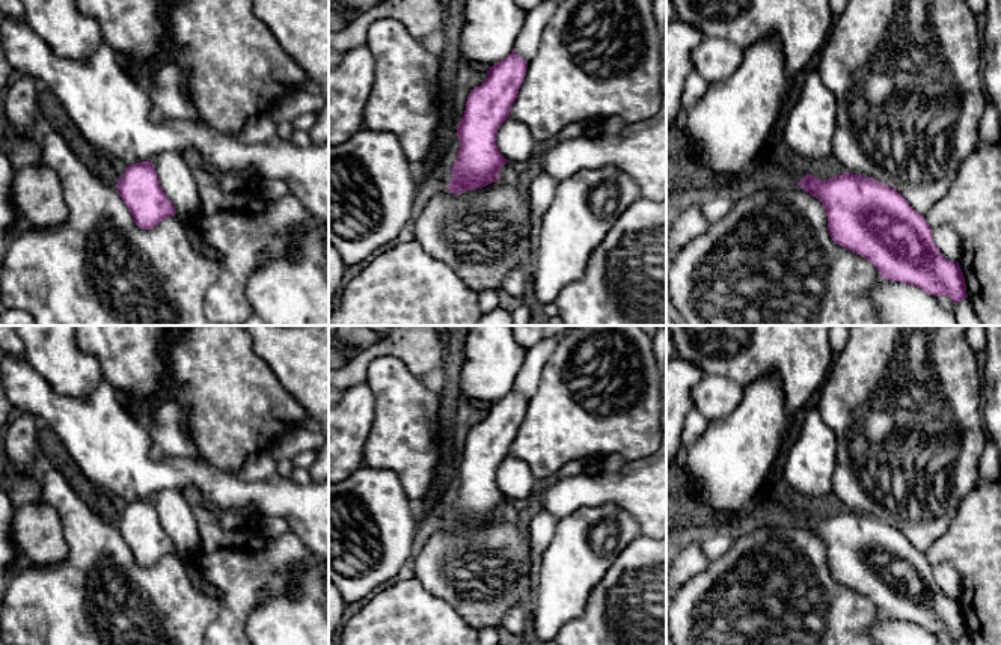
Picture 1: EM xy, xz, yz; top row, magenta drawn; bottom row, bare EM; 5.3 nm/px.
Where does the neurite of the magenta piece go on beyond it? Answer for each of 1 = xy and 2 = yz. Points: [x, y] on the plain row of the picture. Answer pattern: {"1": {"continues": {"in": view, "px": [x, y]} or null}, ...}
{"1": {"continues": null}, "2": {"continues": null}}

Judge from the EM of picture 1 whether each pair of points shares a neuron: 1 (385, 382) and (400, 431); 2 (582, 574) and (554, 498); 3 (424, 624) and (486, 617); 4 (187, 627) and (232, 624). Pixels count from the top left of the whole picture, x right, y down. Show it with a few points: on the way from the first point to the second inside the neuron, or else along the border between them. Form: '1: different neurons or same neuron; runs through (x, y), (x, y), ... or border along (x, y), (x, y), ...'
1: same neuron; runs through (397, 394), (400, 397), (400, 419)
2: different neurons; border along (594, 507), (582, 507), (560, 520)
3: different neurons; border along (436, 599), (448, 603), (477, 629)
4: different neurons; border along (220, 599), (220, 612), (205, 629)

